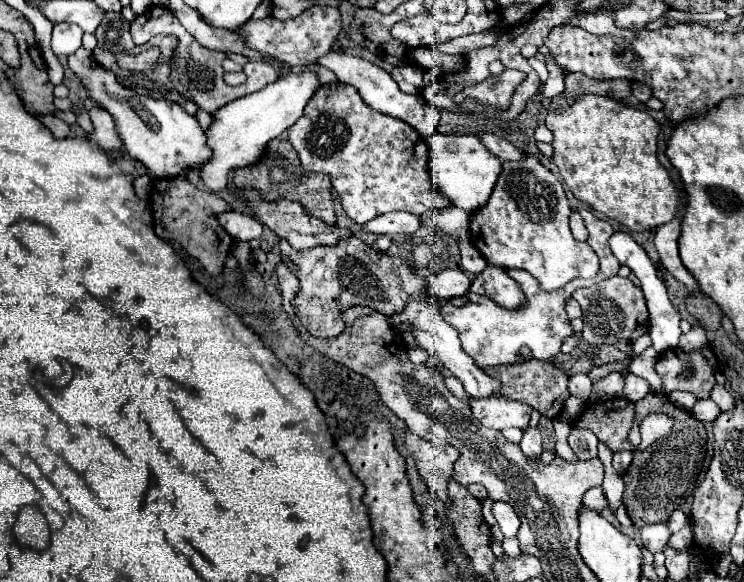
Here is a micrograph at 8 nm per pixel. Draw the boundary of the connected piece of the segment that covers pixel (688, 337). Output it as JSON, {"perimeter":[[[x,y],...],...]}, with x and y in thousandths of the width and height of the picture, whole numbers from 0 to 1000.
{"perimeter":[[[938,560],[914,577],[914,598],[917,598],[919,605],[930,605],[944,598],[944,595],[952,595],[952,591],[954,591],[954,588],[952,588],[952,581],[949,581],[949,567],[946,567],[946,564],[938,564]]]}

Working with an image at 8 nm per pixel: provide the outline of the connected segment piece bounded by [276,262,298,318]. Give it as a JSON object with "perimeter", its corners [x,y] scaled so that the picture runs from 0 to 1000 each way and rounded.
{"perimeter":[[[376,450],[371,454],[371,474],[374,474],[374,485],[376,485],[376,502],[379,502],[379,533],[392,546],[392,526],[390,526],[390,515],[395,512],[395,485],[401,485],[401,478],[390,467],[390,460]]]}

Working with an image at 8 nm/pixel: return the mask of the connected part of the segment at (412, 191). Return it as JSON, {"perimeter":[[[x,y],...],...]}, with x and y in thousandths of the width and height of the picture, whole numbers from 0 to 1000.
{"perimeter":[[[449,141],[449,144],[430,148],[425,162],[417,168],[417,175],[411,179],[409,199],[387,223],[387,241],[392,244],[411,292],[438,296],[444,302],[446,323],[454,330],[462,364],[478,385],[489,385],[527,361],[546,361],[551,368],[567,371],[575,361],[591,361],[605,354],[605,344],[589,333],[581,316],[581,302],[575,296],[573,241],[546,210],[495,186],[495,179],[484,172],[484,162],[478,158],[478,151],[468,144]]]}

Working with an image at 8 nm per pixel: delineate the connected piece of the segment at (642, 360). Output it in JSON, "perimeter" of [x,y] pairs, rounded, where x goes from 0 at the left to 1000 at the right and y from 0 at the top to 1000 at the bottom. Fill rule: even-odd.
{"perimeter":[[[874,595],[874,598],[868,598],[860,612],[855,612],[855,615],[849,619],[849,625],[847,625],[847,639],[855,643],[855,646],[866,646],[866,649],[874,656],[876,667],[890,663],[887,649],[882,646],[882,636],[879,636],[882,619],[884,619],[884,608],[882,608],[882,601]]]}

